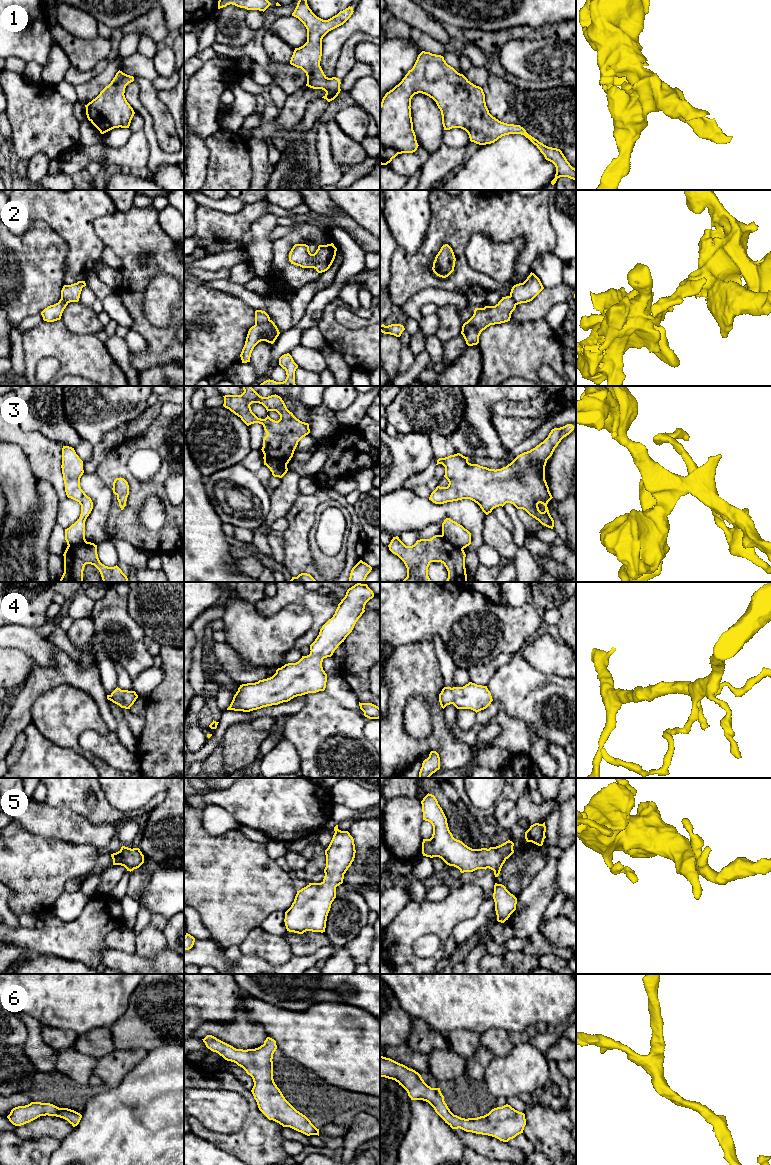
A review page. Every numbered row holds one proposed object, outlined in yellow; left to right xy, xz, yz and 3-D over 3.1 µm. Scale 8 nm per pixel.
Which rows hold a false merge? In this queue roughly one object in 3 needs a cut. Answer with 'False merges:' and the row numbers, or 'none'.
False merges: 2, 3

